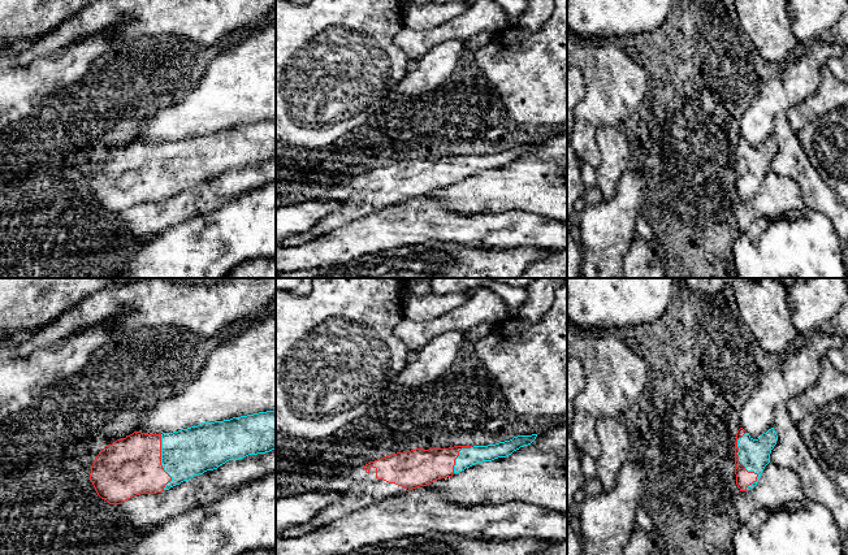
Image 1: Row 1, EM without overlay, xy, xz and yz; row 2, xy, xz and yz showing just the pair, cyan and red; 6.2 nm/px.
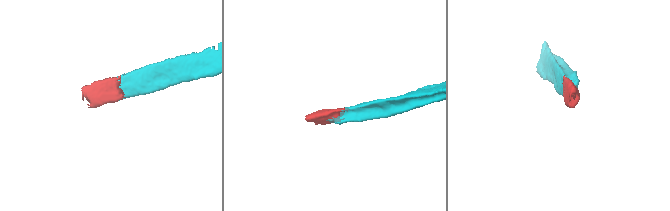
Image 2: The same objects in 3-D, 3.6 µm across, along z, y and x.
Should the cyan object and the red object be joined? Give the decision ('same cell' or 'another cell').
same cell

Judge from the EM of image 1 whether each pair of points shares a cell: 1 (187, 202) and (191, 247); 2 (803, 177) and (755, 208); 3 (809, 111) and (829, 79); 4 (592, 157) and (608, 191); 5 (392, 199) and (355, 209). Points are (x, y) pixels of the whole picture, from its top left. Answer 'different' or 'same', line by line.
1: different
2: different
3: same
4: different
5: same

